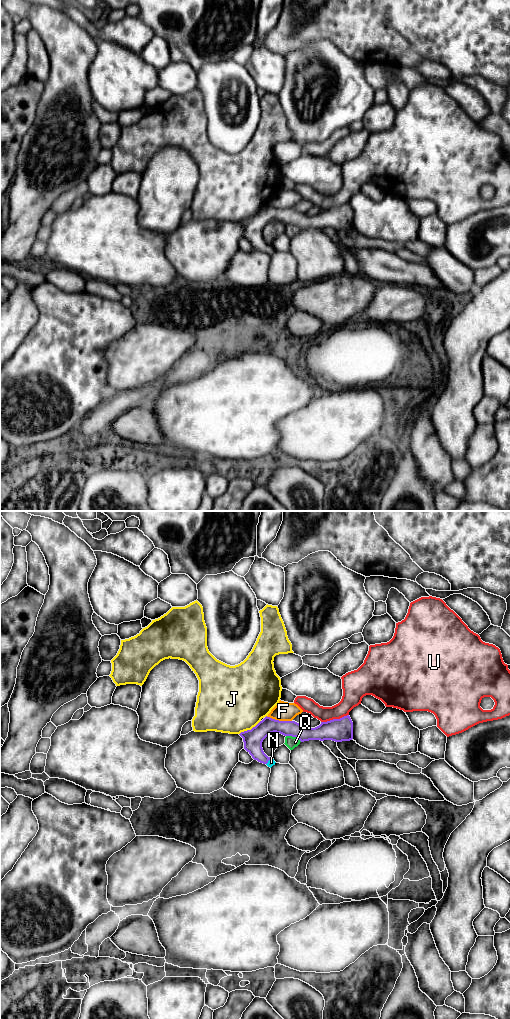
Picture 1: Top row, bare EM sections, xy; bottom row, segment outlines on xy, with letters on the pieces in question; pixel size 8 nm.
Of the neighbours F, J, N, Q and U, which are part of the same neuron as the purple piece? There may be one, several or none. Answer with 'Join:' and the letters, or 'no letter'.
Join: N

